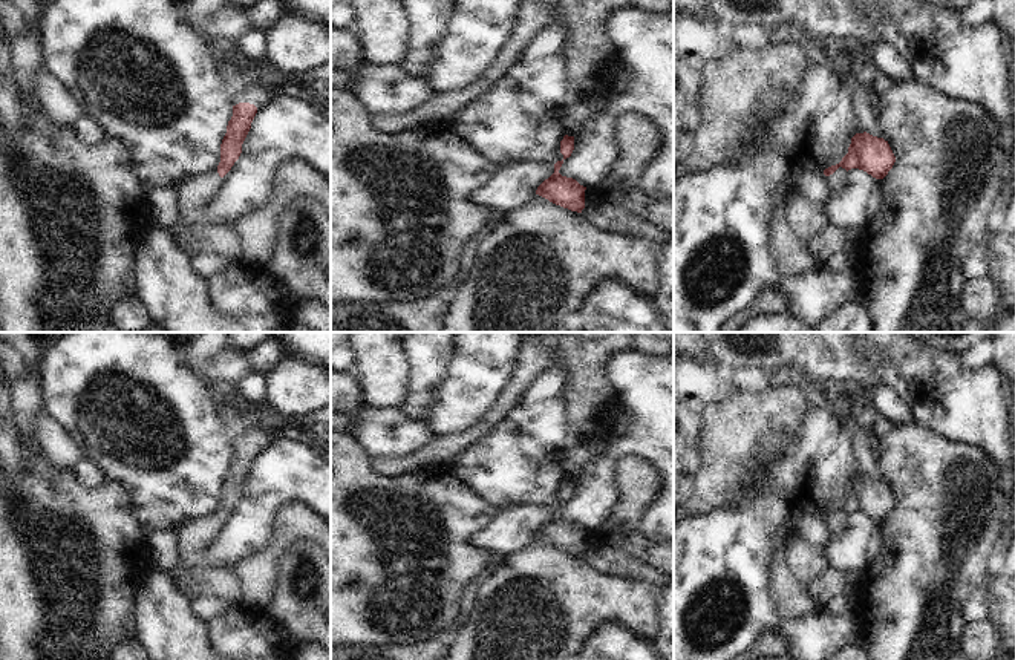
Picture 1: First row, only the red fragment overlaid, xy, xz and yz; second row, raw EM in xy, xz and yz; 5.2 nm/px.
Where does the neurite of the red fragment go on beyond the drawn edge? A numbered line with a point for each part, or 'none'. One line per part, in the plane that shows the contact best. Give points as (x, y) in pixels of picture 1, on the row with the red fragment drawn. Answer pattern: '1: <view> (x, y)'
1: xy (253, 94)
2: yz (838, 179)

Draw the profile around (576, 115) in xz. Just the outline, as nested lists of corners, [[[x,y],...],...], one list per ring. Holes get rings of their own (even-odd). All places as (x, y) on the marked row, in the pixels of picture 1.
[[[620,66],[615,78],[609,81],[600,92],[594,92],[579,104],[565,107],[565,135],[576,136],[582,130],[583,123],[603,107],[606,96],[612,92],[623,92],[628,86],[628,81],[629,75],[625,67]]]

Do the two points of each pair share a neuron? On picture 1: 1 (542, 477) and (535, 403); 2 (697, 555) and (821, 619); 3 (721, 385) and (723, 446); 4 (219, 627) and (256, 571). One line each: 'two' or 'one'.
1: one
2: one
3: two
4: two

